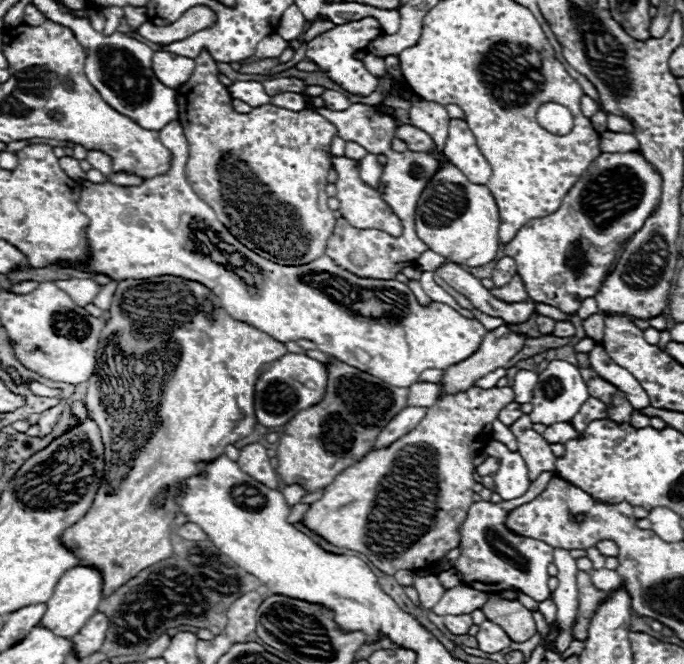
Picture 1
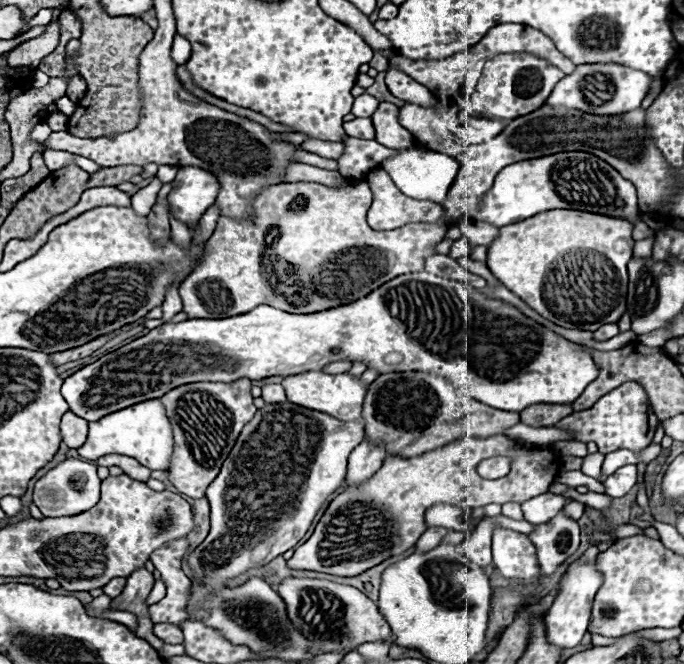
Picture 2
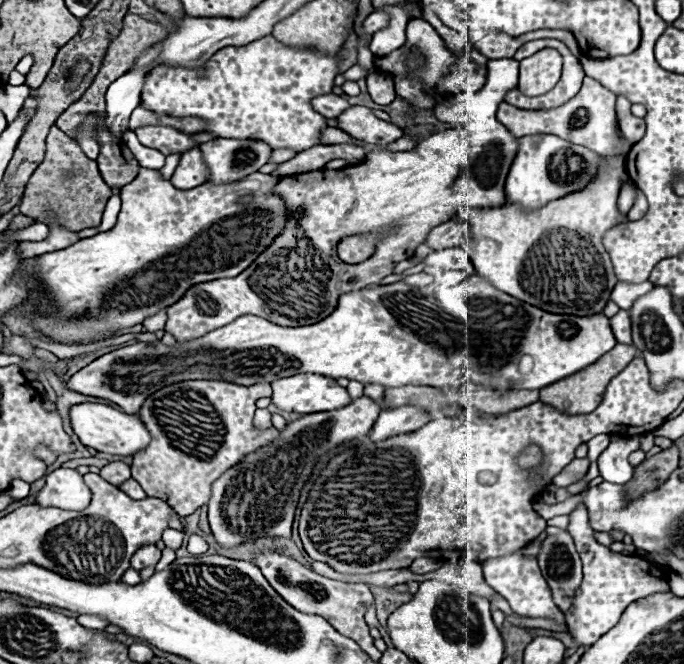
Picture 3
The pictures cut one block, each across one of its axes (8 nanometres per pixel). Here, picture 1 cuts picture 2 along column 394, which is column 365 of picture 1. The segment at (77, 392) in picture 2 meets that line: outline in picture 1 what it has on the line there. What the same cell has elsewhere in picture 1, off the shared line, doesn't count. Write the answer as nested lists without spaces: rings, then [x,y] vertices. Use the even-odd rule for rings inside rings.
[[[178,120],[170,122],[166,128],[162,128],[160,132],[160,140],[162,144],[172,152],[172,166],[170,170],[164,174],[164,176],[154,176],[150,178],[148,182],[140,184],[140,186],[130,186],[130,188],[120,188],[120,186],[114,186],[112,182],[104,182],[104,184],[92,184],[88,180],[82,182],[82,192],[80,192],[80,202],[78,202],[78,208],[80,212],[84,212],[88,218],[90,218],[90,226],[86,230],[88,234],[88,242],[90,242],[90,252],[92,252],[92,258],[88,262],[88,268],[96,274],[106,274],[110,276],[112,280],[126,280],[126,278],[154,278],[154,276],[178,276],[178,278],[186,278],[186,280],[196,280],[200,284],[204,284],[208,290],[212,290],[220,302],[222,302],[222,308],[226,308],[226,312],[230,316],[234,316],[236,320],[242,320],[254,328],[258,328],[260,332],[266,332],[268,336],[272,336],[274,340],[280,340],[280,342],[288,342],[288,340],[312,340],[320,346],[322,352],[330,354],[330,356],[336,356],[338,360],[362,370],[362,372],[368,372],[392,386],[402,386],[402,388],[410,388],[418,376],[426,370],[426,368],[438,368],[438,370],[446,370],[466,358],[470,358],[482,344],[482,338],[486,336],[486,330],[482,328],[482,324],[474,318],[464,318],[460,312],[456,312],[452,306],[448,304],[442,304],[442,302],[432,302],[428,306],[422,306],[418,304],[416,296],[412,294],[412,290],[404,284],[404,282],[398,282],[398,280],[374,280],[374,278],[360,278],[360,276],[354,276],[352,272],[340,268],[338,264],[334,264],[332,258],[328,256],[322,256],[310,264],[304,264],[304,266],[282,266],[282,264],[274,264],[262,256],[256,256],[252,250],[248,250],[246,246],[242,246],[226,228],[224,224],[216,218],[214,210],[196,196],[196,192],[190,188],[186,176],[184,176],[184,166],[186,166],[186,160],[188,160],[188,144],[186,144],[186,138],[184,138],[184,132],[182,132],[182,126]],[[196,232],[202,232],[202,248],[198,246],[196,242]]]

